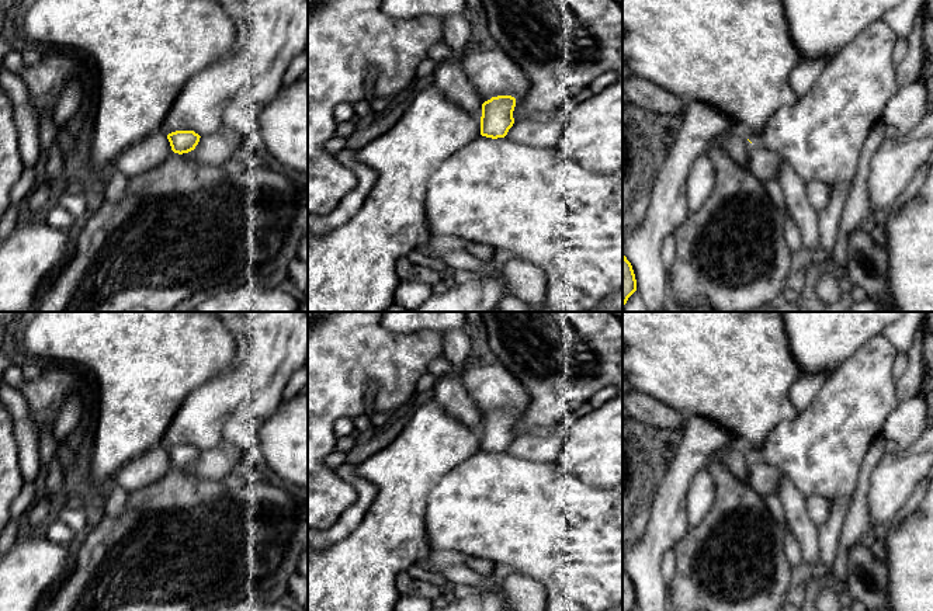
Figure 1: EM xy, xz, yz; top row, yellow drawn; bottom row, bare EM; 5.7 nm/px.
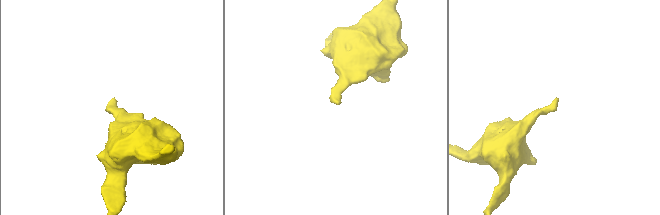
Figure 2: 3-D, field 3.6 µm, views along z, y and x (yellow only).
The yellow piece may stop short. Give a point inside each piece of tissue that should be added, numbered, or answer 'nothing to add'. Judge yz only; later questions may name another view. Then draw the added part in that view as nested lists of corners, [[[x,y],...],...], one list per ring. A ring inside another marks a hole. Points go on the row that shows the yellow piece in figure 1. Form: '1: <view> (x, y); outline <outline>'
nothing to add

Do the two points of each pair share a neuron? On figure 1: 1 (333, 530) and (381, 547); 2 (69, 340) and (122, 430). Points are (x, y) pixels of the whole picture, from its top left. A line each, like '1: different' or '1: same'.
1: different
2: same

